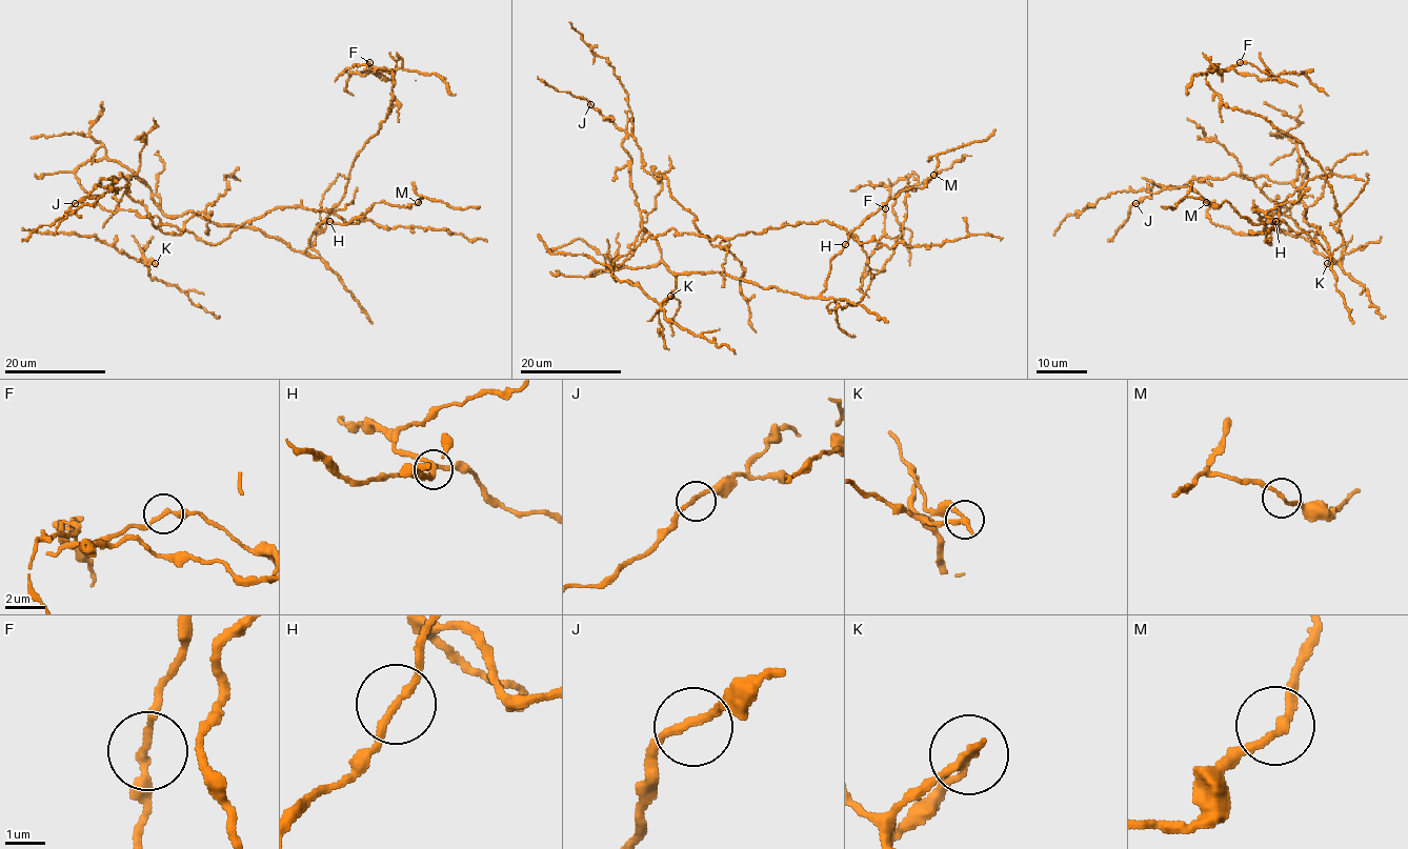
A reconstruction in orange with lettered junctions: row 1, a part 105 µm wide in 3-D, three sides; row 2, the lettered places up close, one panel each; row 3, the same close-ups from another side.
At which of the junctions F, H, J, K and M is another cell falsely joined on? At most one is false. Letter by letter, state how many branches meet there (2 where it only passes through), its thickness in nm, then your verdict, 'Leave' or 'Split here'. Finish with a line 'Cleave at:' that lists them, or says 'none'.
F: Branches: 2. Thickness 200 nm. Leave
H: Branches: 2. Thickness 200 nm. Leave
J: Branches: 2. Thickness 190 nm. Leave
K: Branches: 2. Thickness 200 nm. Split here
M: Branches: 2. Thickness 200 nm. Leave
Cleave at: K

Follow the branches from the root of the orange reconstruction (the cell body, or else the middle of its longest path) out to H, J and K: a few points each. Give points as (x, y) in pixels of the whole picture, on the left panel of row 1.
H: (223, 225), (257, 227), (303, 251), (318, 226), (329, 221)
J: (223, 225), (189, 211), (167, 216), (145, 182), (120, 174), (108, 187), (98, 185), (75, 203)
K: (223, 225), (189, 211), (167, 216), (145, 182), (127, 176), (119, 206), (96, 238), (143, 263), (156, 263)

